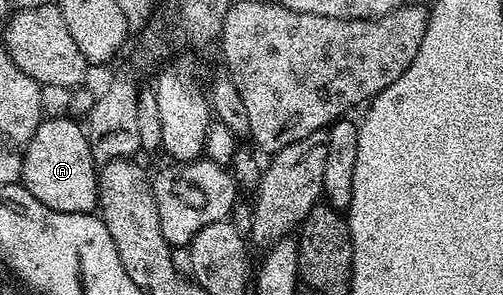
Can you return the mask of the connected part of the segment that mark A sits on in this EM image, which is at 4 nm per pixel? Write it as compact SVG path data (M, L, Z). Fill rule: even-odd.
M47 117L39 124L32 140L24 146L20 182L40 204L56 212L88 214L98 206L99 167L87 131L70 118Z

